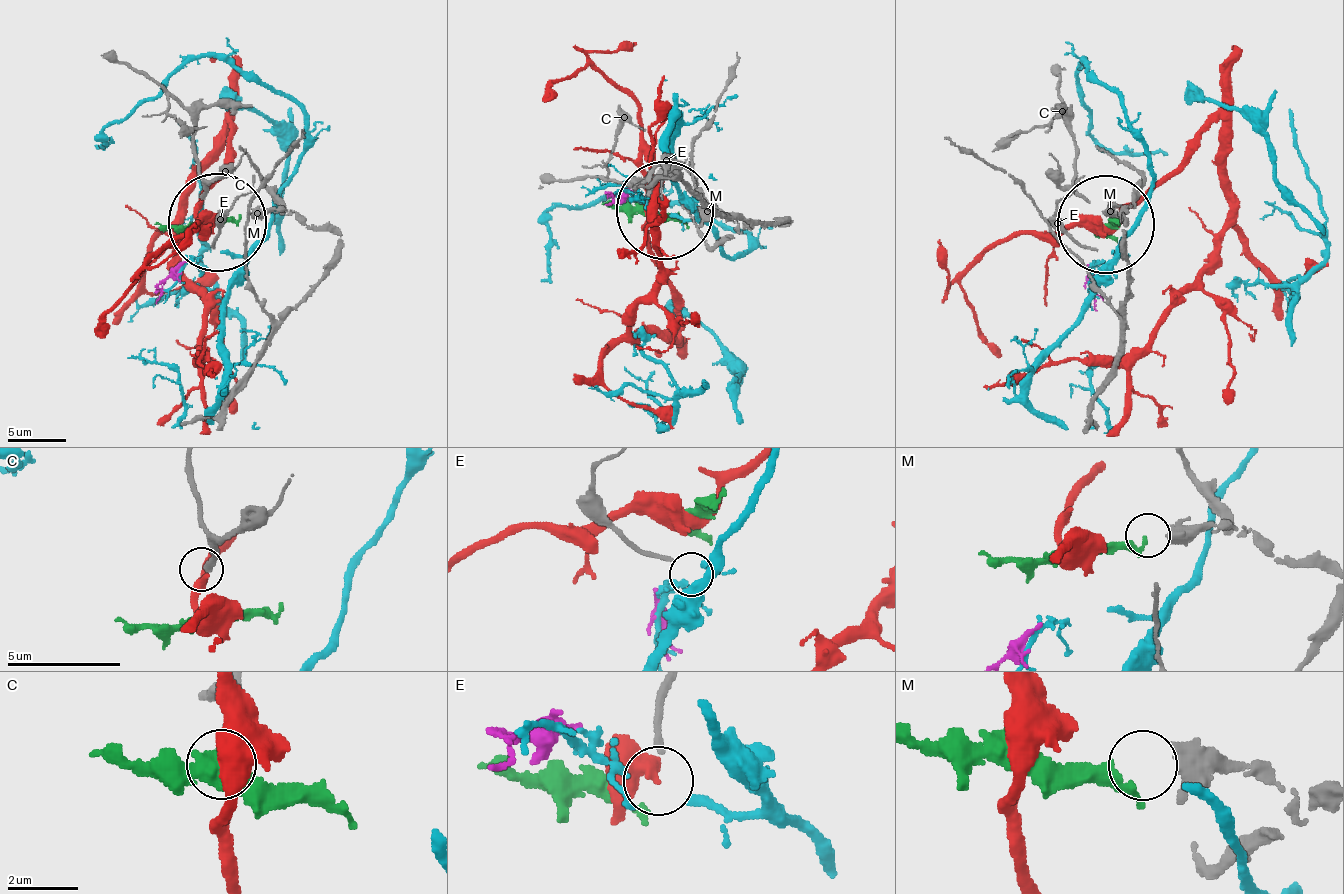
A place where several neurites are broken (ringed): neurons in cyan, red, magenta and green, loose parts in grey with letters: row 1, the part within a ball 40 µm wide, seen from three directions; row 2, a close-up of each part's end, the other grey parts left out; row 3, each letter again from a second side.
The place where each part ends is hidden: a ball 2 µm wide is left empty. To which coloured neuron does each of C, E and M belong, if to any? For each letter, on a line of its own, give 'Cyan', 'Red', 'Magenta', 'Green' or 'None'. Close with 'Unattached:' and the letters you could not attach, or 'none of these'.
C: Red
E: None
M: Green
Unattached: E

